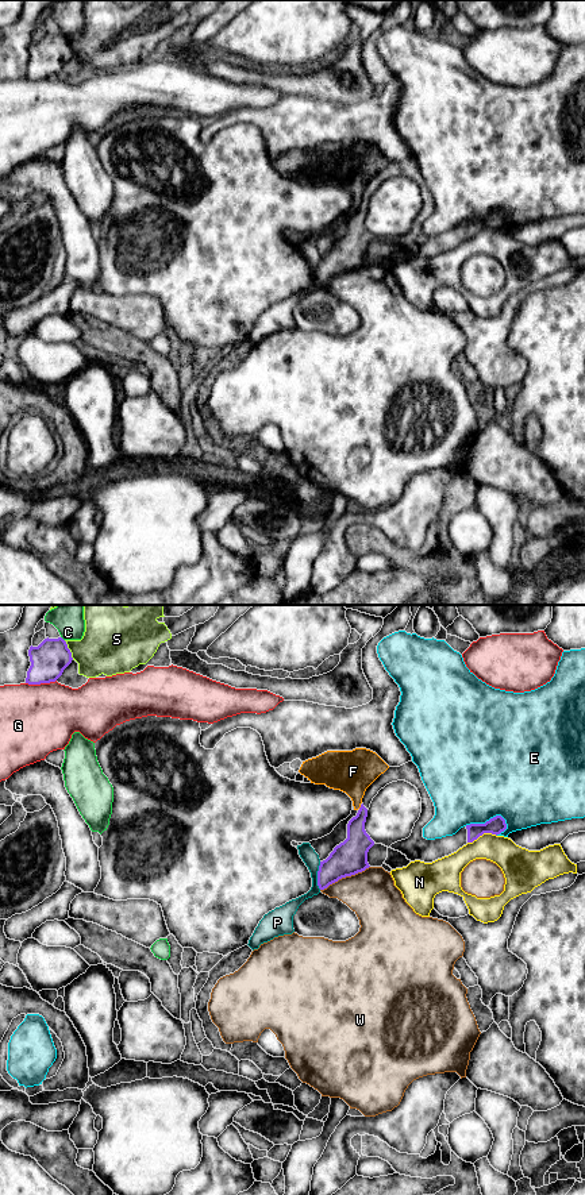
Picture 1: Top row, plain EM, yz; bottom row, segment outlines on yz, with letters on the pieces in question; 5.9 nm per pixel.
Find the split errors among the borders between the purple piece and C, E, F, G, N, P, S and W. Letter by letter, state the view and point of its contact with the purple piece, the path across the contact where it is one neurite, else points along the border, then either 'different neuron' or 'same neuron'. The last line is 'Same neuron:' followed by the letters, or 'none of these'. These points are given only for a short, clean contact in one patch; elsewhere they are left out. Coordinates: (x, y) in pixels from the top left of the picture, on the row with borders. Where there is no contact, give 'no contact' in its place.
C: contact yz (62, 639); border yz (61, 636), (64, 640); different neuron
E: contact yz (489, 820); different neuron
F: contact yz (361, 806); different neuron
G: contact yz (41, 682); different neuron
N: contact yz (481, 835); different neuron
P: contact yz (318, 875); border yz (320, 862), (318, 871), (319, 889); different neuron
S: contact yz (69, 650); different neuron
W: contact yz (345, 877); border yz (369, 866), (342, 877), (320, 890); different neuron
Same neuron: none of these

